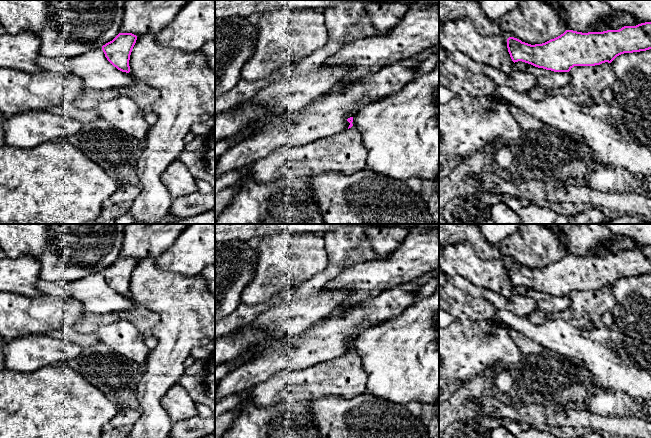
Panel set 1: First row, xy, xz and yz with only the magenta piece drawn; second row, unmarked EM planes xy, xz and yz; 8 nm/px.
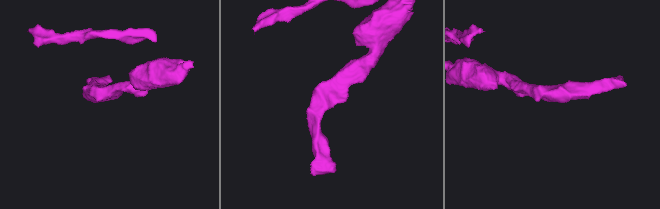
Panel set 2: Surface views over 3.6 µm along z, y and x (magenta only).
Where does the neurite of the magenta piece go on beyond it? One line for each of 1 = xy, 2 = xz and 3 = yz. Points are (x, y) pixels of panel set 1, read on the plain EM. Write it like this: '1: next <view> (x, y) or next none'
1: next none
2: next none
3: next none

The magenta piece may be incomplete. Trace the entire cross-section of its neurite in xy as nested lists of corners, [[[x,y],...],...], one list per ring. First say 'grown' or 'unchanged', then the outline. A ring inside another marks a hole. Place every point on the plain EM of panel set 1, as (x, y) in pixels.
unchanged; [[[119,257],[112,265],[102,270],[107,284],[118,294],[129,297],[129,284],[137,260],[132,257]]]

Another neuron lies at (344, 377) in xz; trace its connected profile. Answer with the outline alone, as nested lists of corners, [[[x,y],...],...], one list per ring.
[[[353,349],[344,356],[303,370],[290,370],[288,383],[307,396],[351,399],[366,392],[367,375]]]

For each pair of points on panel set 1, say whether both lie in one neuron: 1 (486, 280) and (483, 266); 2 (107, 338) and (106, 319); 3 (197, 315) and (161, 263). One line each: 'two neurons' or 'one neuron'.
1: one neuron
2: two neurons
3: two neurons

